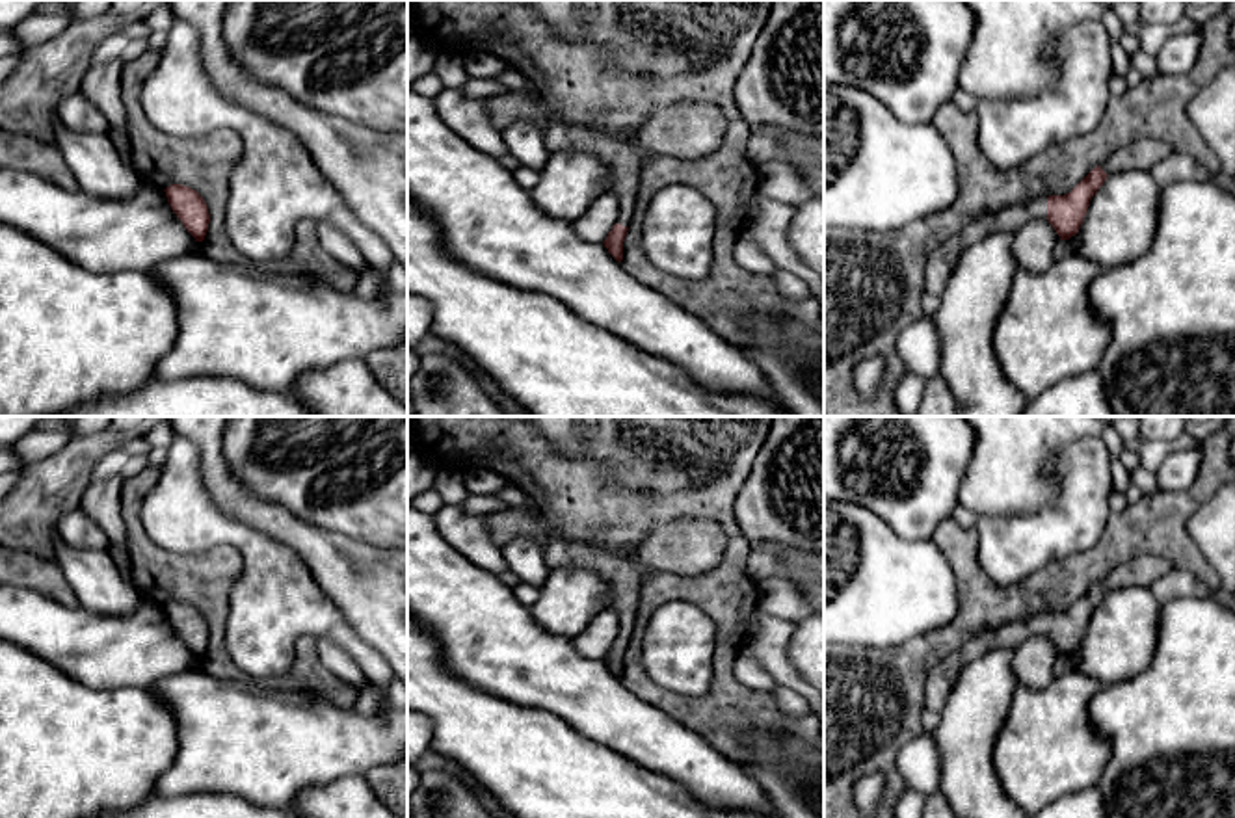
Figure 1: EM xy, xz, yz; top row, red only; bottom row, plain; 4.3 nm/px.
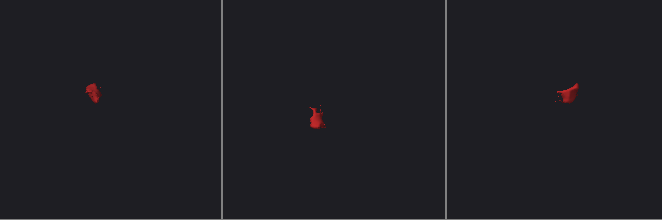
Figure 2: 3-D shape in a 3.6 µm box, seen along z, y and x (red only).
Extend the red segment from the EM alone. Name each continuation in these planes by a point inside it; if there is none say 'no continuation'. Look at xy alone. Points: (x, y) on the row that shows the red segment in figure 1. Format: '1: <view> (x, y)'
no continuation

